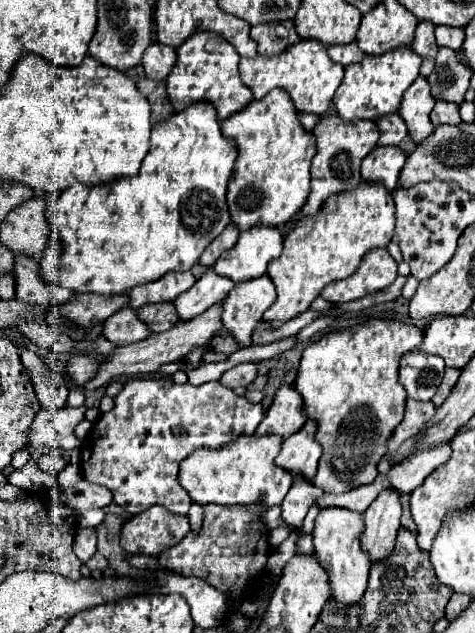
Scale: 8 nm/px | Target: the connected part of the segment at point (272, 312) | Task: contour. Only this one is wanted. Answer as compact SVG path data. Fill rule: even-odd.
M361 182L359 188L351 192L329 196L327 204L319 208L315 216L297 212L285 224L289 232L285 234L283 254L271 260L267 270L277 288L277 300L263 314L263 320L277 328L281 322L295 318L311 306L313 298L319 296L329 282L351 276L369 250L379 246L385 248L395 228L395 202L391 196L393 194L387 192L383 184Z

